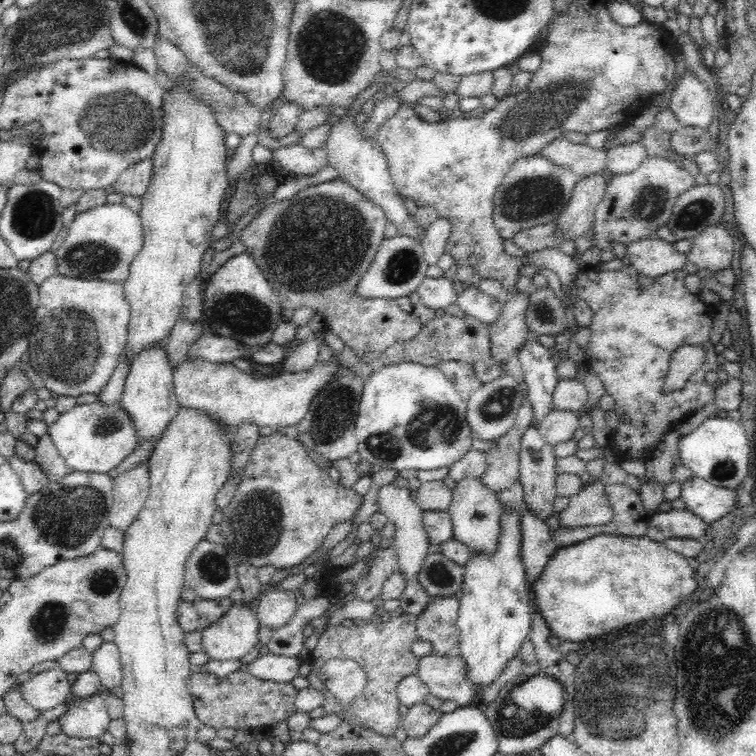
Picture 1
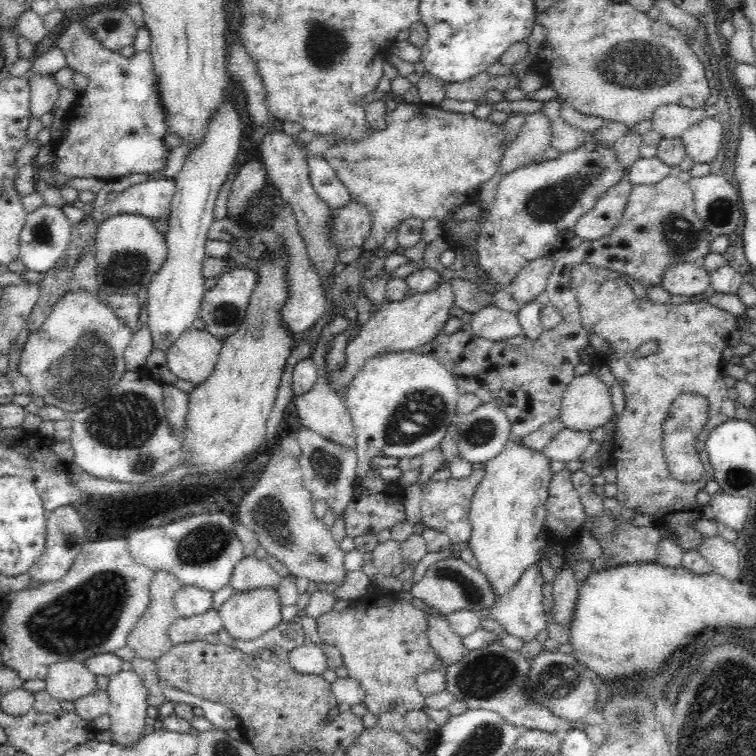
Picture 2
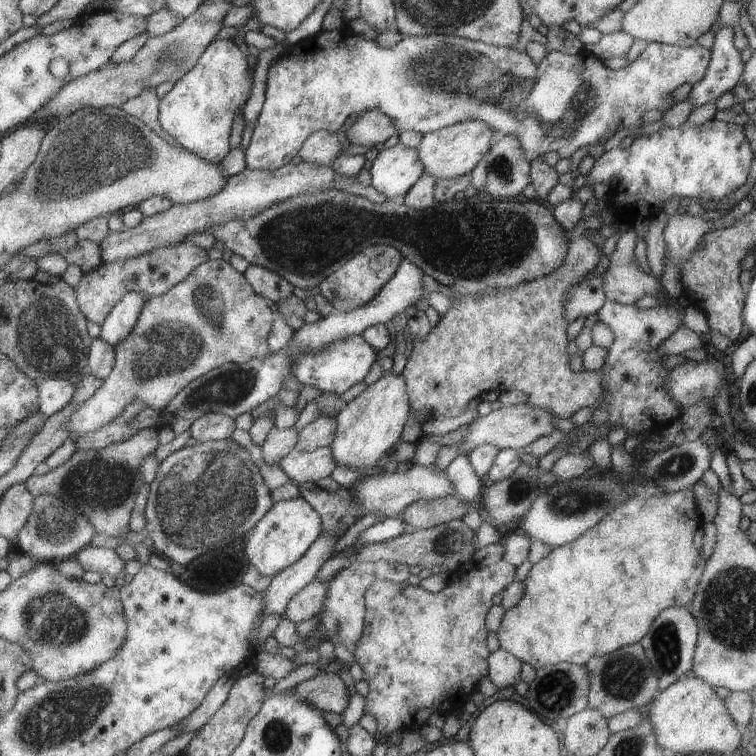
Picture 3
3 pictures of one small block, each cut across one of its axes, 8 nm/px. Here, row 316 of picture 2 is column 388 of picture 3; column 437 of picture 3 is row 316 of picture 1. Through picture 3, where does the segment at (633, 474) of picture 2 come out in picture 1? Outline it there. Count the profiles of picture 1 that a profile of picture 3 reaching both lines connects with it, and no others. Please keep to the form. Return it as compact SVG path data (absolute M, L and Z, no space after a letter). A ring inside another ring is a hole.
M630 263L614 271L601 271L594 268L580 270L573 278L577 298L587 302L594 312L589 326L592 338L584 349L586 369L592 369L592 372L600 377L606 394L615 400L613 410L618 415L618 426L610 436L609 445L610 448L613 444L618 447L616 458L619 461L647 461L668 432L676 430L685 418L696 414L698 410L702 410L714 400L715 388L706 384L705 376L707 372L717 371L719 368L716 364L718 354L709 338L717 306L704 303L697 294L688 291L684 285L686 275L687 272L684 272L684 269L674 270L655 278L647 285L642 285L638 281L638 270ZM685 345L701 347L705 353L705 361L684 384L684 387L666 392L662 387L666 381L670 358L680 346Z

